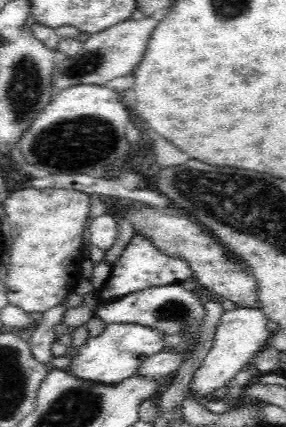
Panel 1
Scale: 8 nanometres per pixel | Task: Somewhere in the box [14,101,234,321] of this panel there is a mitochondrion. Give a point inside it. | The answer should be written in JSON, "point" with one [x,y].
{"point":[71,143]}

